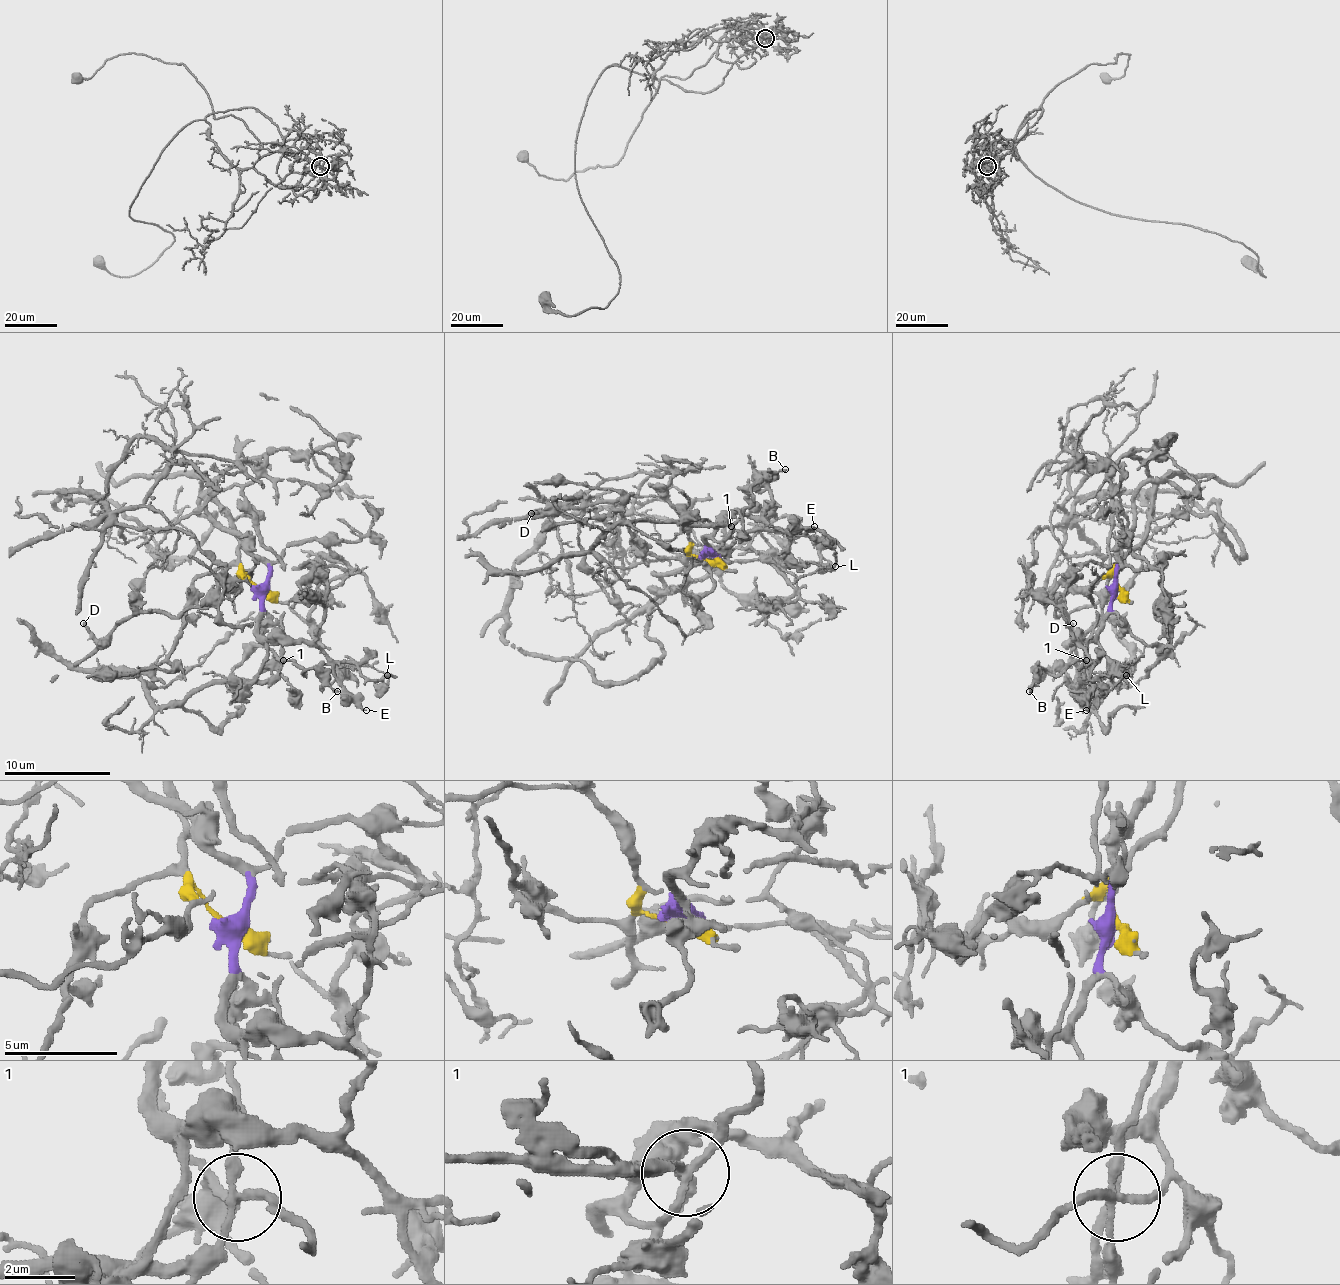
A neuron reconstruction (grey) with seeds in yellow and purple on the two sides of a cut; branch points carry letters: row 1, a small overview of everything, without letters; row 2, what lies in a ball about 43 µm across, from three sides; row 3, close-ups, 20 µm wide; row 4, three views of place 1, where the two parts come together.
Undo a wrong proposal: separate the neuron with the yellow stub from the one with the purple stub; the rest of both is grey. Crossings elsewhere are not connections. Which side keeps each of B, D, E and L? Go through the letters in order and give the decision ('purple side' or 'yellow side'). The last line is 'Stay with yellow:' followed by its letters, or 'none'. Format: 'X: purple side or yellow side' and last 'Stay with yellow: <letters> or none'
B: purple side
D: yellow side
E: purple side
L: purple side
Stay with yellow: D

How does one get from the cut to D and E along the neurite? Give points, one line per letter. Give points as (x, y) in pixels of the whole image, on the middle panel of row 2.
D: (703, 559), (690, 551), (684, 519), (661, 495), (634, 495), (531, 514)
E: (703, 556), (708, 551), (706, 540), (738, 514), (761, 517), (775, 527), (785, 530), (814, 527)

